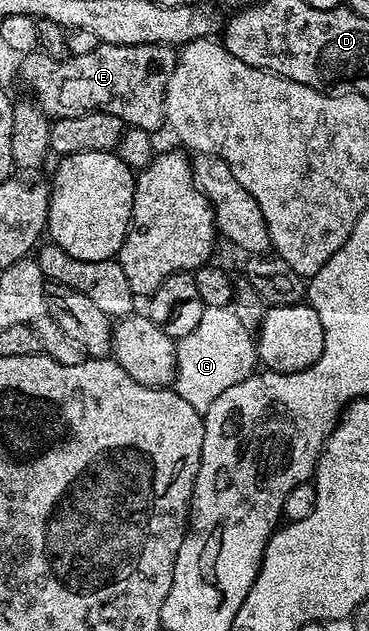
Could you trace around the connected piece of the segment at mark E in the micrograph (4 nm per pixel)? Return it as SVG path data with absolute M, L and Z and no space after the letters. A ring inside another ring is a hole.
M102 44L88 54L72 56L62 60L53 60L48 53L37 50L27 53L20 64L20 76L29 88L36 105L49 118L62 116L81 116L83 112L105 112L114 114L125 125L140 128L151 134L156 134L165 127L164 99L166 86L170 82L170 74L176 65L178 52L175 47L166 44Z

